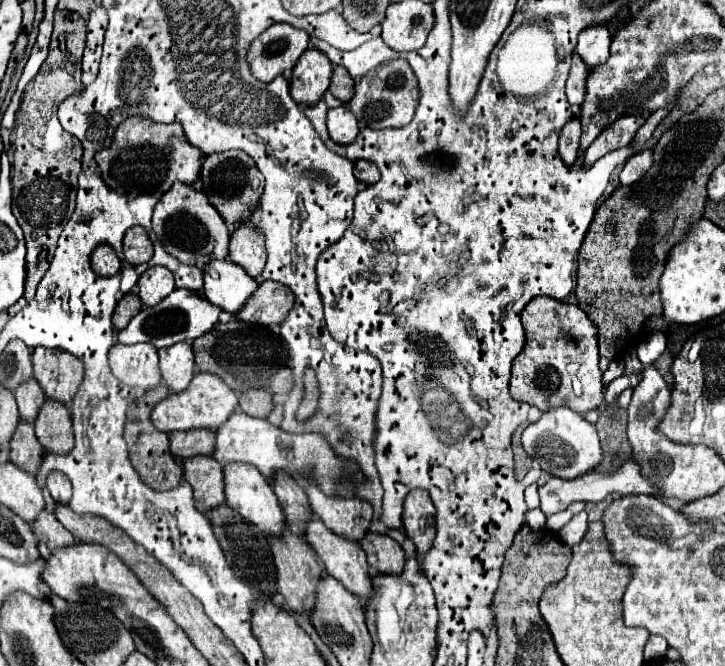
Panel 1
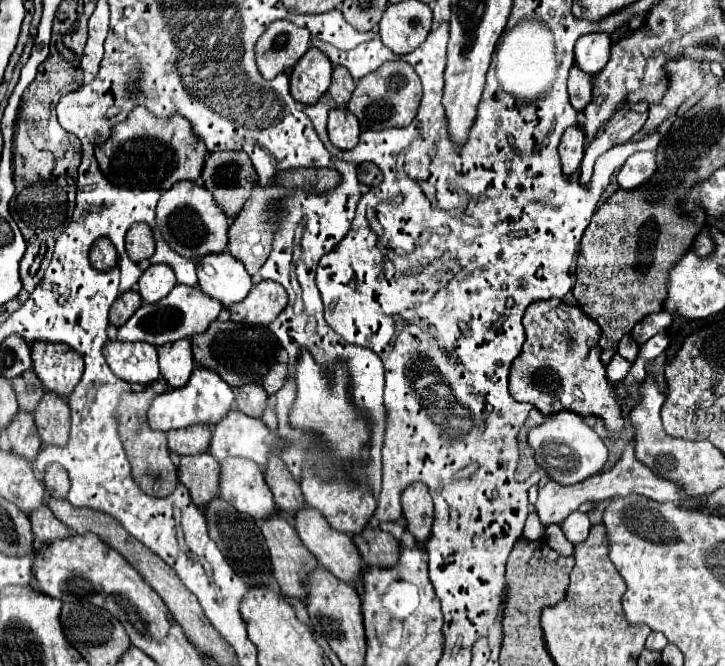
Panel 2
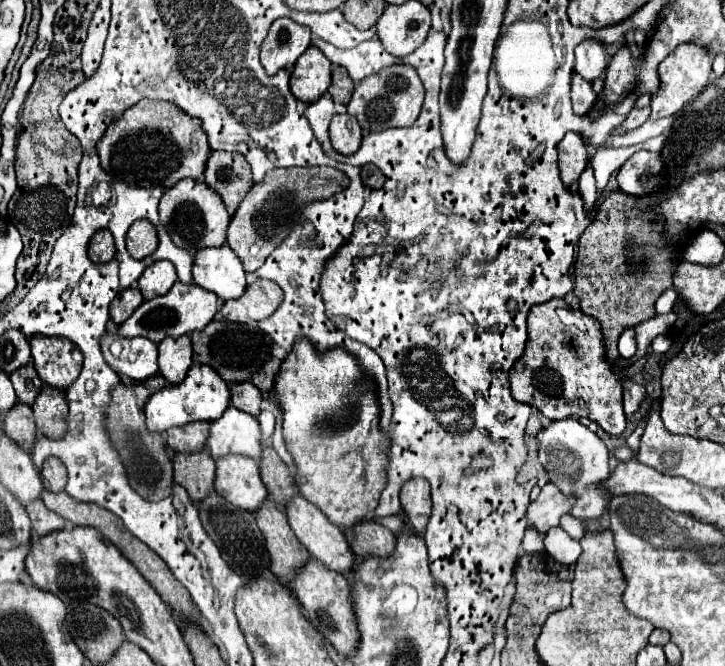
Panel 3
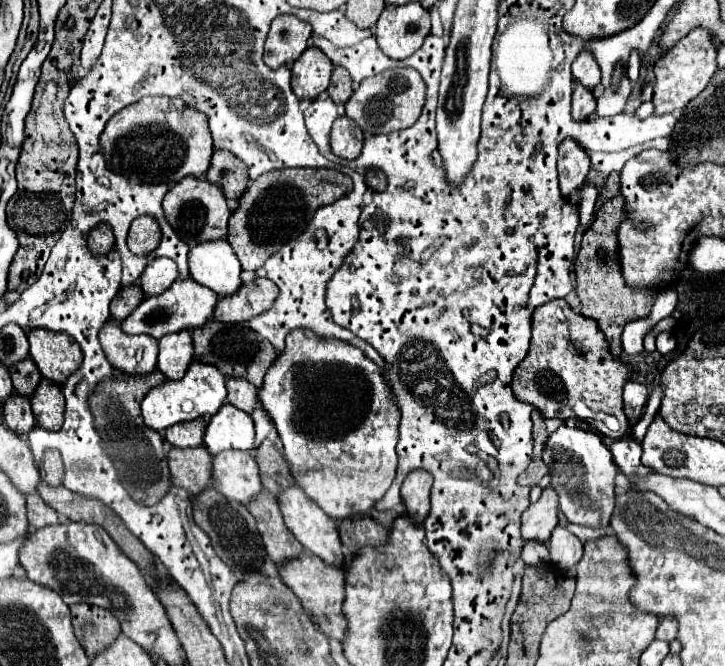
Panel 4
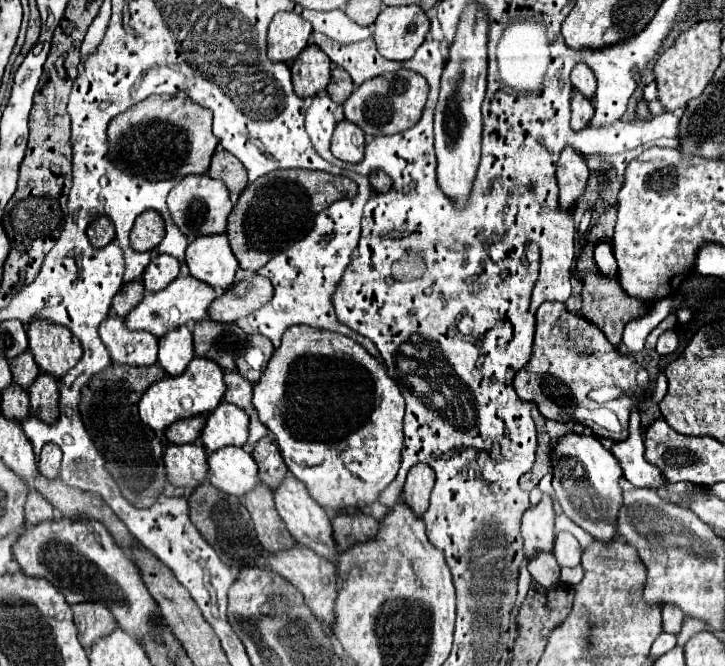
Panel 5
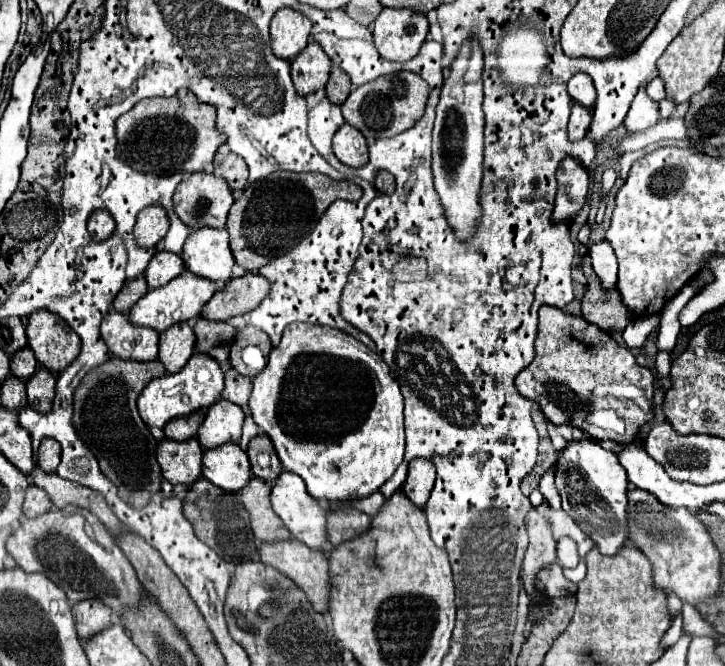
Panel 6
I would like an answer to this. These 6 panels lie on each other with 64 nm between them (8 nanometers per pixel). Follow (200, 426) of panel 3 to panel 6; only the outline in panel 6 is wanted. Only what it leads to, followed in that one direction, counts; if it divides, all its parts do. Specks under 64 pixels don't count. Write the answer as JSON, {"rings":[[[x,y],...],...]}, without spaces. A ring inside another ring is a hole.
{"rings":[[[196,410],[188,416],[178,416],[174,420],[170,420],[162,430],[166,434],[166,438],[172,438],[176,442],[184,442],[188,438],[196,436],[196,430],[200,428],[200,422],[204,420],[204,410]]]}

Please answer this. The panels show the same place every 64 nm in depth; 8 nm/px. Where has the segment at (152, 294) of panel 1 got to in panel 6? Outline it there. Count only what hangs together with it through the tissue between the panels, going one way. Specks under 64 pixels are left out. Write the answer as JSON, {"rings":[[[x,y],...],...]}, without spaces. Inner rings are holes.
{"rings":[[[156,252],[144,272],[146,276],[146,282],[148,282],[148,288],[158,288],[158,286],[164,286],[168,284],[172,278],[176,278],[178,274],[184,272],[184,262],[178,254],[174,252]]]}

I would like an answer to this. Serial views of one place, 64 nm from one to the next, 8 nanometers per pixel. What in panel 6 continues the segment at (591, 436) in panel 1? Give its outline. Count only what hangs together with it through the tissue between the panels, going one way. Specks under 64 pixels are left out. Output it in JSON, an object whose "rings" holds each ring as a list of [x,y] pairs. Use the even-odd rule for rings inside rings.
{"rings":[[[570,442],[556,462],[556,488],[562,496],[562,508],[594,540],[600,554],[614,556],[630,540],[626,520],[628,478],[614,452],[604,450],[598,442]]]}

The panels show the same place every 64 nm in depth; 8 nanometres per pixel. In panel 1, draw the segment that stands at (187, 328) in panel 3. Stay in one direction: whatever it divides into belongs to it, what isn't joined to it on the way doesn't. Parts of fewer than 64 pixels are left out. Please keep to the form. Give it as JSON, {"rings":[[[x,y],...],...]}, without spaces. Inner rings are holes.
{"rings":[[[176,288],[172,290],[160,304],[142,308],[124,330],[118,332],[118,342],[120,344],[138,344],[138,342],[148,342],[156,348],[166,348],[176,342],[184,340],[196,340],[200,334],[206,334],[212,330],[212,326],[218,322],[220,308],[208,302],[200,292],[186,290],[186,288]]]}

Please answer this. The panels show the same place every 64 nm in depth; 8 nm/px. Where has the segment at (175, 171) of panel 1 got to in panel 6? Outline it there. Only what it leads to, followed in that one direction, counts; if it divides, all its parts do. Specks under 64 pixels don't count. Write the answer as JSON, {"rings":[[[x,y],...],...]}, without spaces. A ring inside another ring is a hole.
{"rings":[[[180,88],[172,98],[146,98],[132,110],[118,118],[118,154],[132,168],[156,176],[170,176],[178,172],[202,172],[214,160],[226,134],[216,128],[216,108],[204,104],[194,92]]]}

